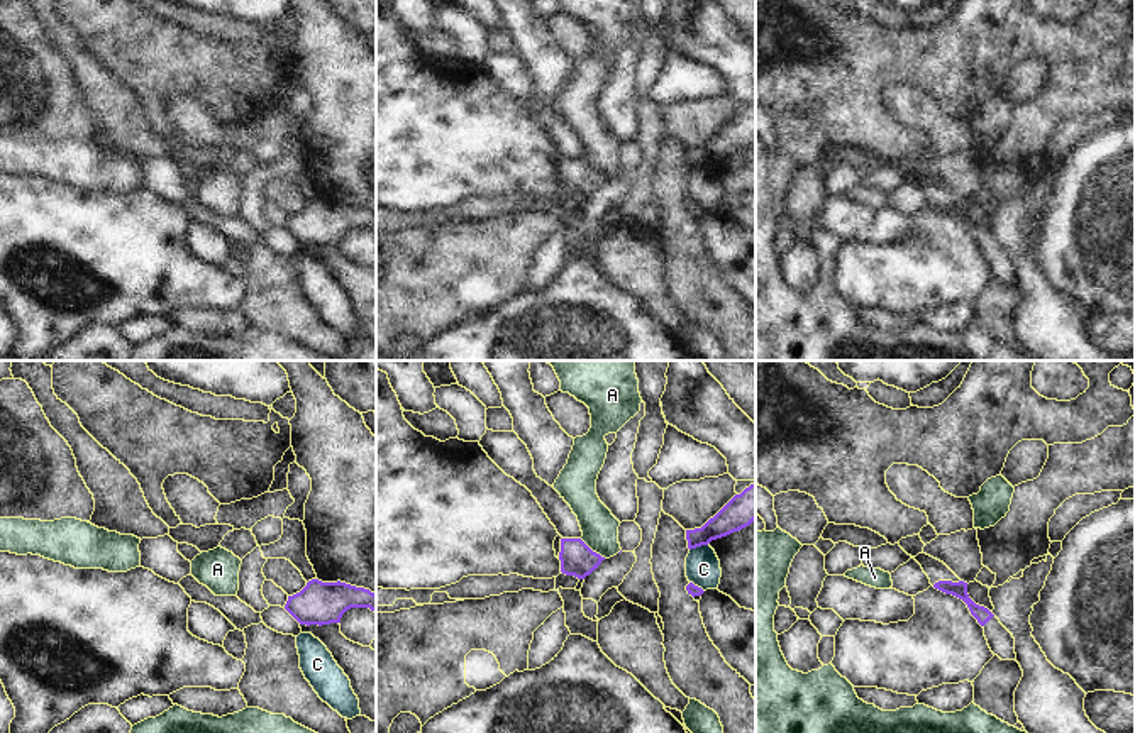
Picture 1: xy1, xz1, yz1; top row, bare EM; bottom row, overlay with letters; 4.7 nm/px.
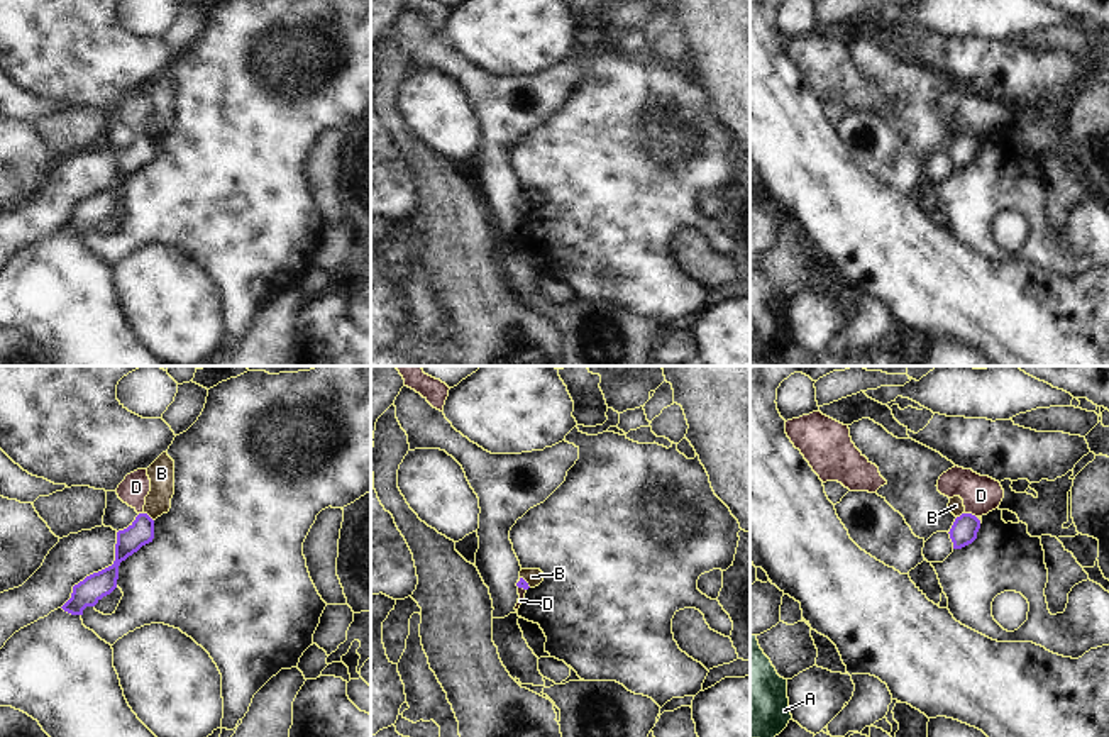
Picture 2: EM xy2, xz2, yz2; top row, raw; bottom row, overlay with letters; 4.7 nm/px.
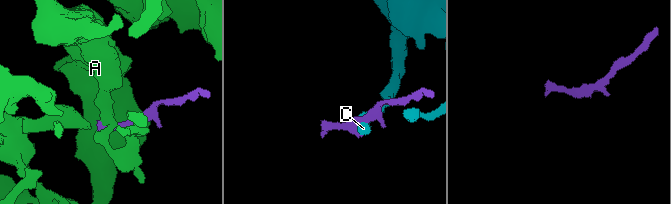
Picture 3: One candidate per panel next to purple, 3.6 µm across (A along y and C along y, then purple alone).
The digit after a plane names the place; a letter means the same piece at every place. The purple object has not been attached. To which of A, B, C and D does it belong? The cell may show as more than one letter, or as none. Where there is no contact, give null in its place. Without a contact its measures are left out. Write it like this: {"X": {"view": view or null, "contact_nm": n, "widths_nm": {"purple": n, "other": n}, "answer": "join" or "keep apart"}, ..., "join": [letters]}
{"A": {"view": "xz1", "contact_nm": 160, "widths_nm": {"purple": 160, "other": 180}, "answer": "keep apart"}, "B": {"view": "xy2", "contact_nm": 60, "widths_nm": {"purple": 120, "other": 130}, "answer": "keep apart"}, "C": {"view": "xz1", "contact_nm": 90, "widths_nm": {"purple": 150, "other": 160}, "answer": "keep apart"}, "D": {"view": "yz2", "contact_nm": 60, "widths_nm": {"purple": 130, "other": 180}, "answer": "keep apart"}, "join": []}

